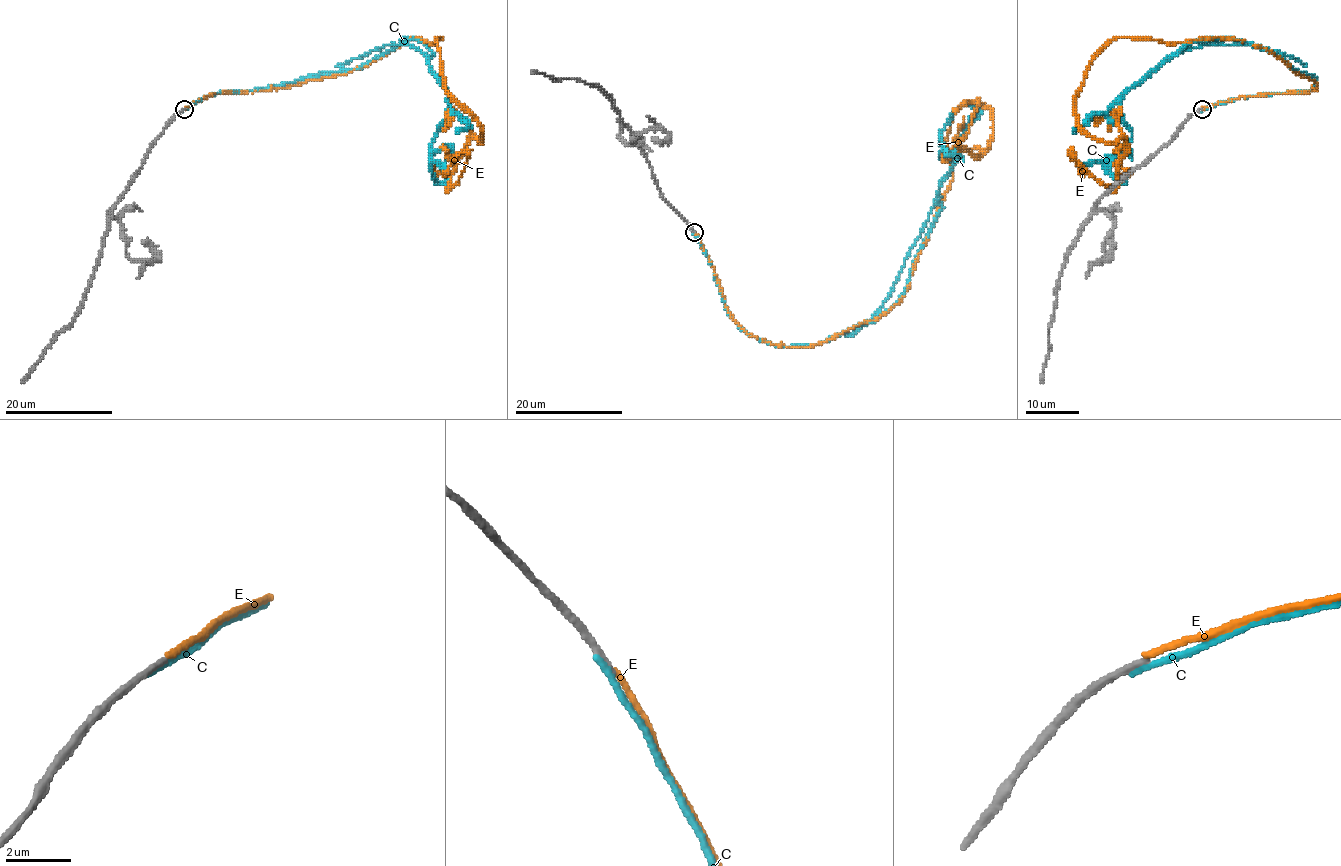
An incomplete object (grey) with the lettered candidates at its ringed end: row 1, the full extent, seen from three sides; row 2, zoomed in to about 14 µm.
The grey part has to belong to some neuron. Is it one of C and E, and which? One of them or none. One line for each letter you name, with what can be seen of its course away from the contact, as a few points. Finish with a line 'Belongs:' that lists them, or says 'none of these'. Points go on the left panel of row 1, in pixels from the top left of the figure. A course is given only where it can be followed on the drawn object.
Belongs: none of these

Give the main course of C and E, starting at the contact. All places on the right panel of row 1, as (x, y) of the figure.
C: (1199, 111), (1309, 91), (1315, 77), (1233, 39), (1183, 47), (1122, 99), (1131, 139), (1109, 171), (1126, 177)
E: (1201, 108), (1316, 87), (1235, 39), (1113, 37), (1073, 114), (1124, 154), (1107, 186), (1071, 150), (1081, 175)

